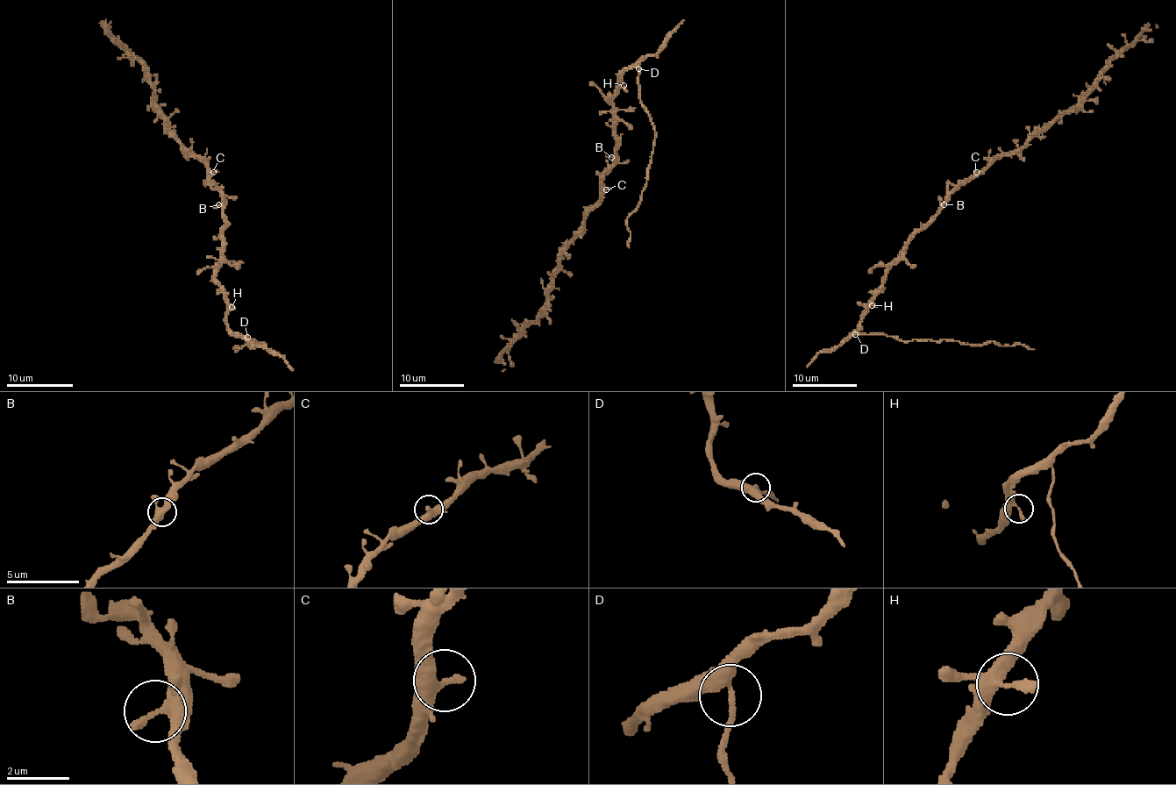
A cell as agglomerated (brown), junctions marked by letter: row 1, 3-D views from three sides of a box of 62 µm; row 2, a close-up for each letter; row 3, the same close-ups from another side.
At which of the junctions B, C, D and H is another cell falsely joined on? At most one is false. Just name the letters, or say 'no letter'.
D

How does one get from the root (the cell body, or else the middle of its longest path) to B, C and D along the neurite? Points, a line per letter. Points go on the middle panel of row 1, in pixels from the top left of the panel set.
B: (617, 137), (617, 148), (611, 157)
C: (617, 137), (616, 163), (602, 179), (606, 189)
D: (617, 137), (614, 129), (614, 108), (608, 100), (619, 87), (619, 75), (625, 69), (638, 69)

